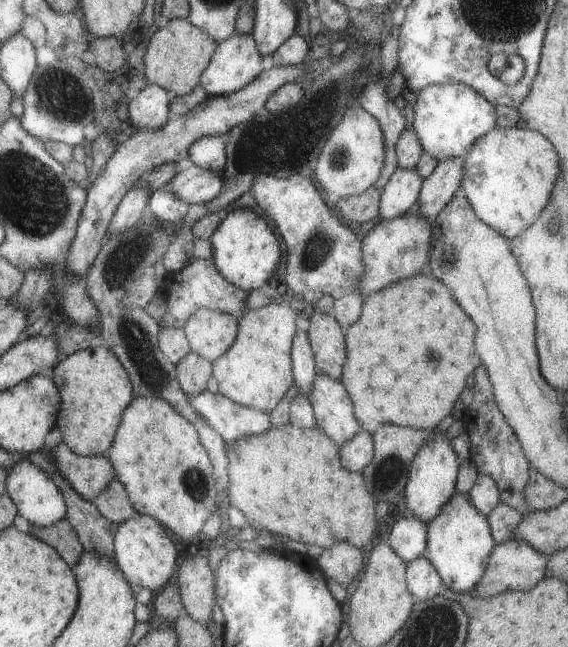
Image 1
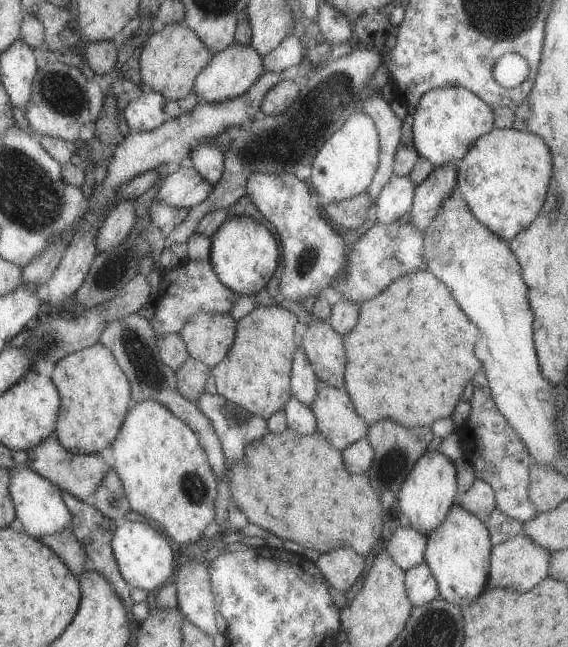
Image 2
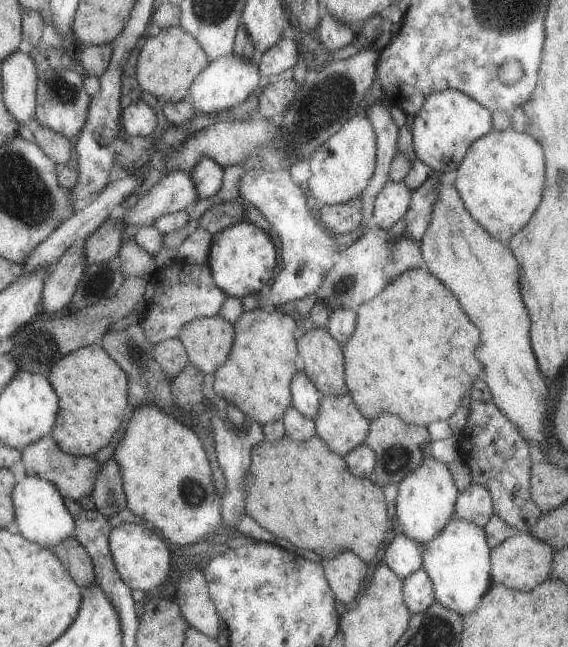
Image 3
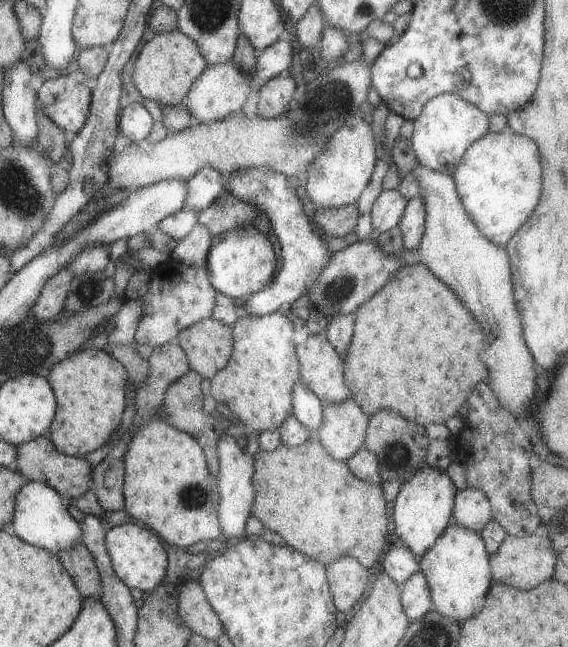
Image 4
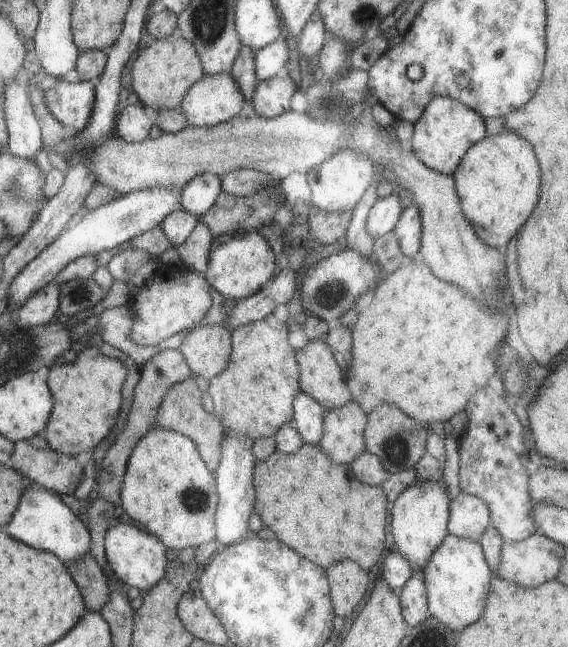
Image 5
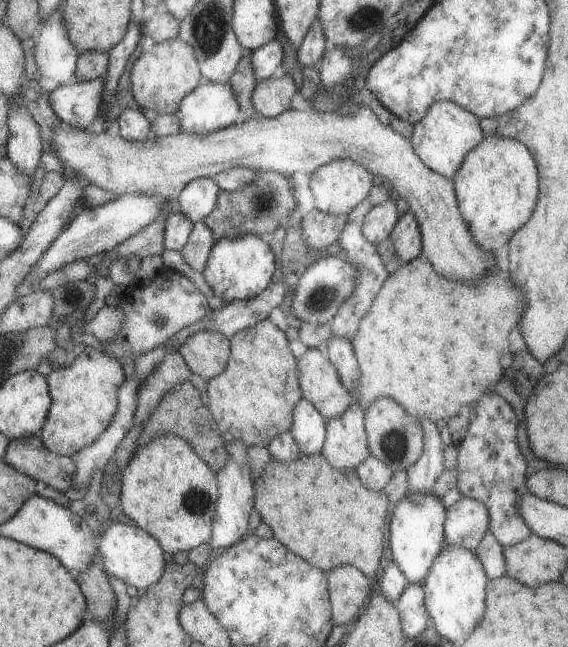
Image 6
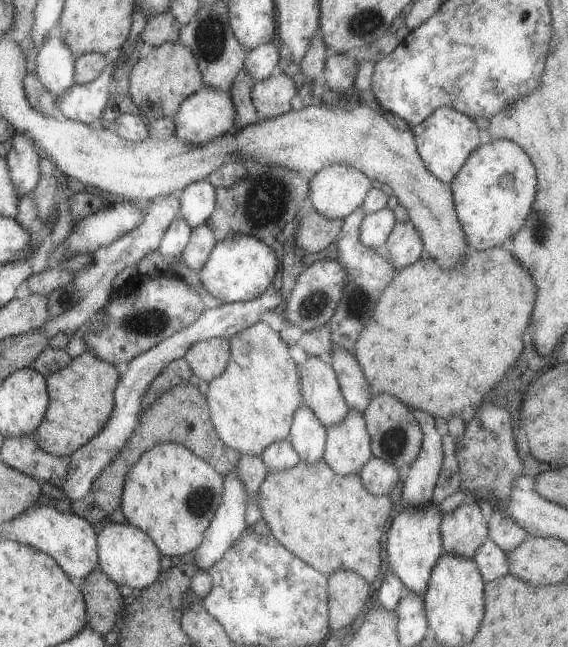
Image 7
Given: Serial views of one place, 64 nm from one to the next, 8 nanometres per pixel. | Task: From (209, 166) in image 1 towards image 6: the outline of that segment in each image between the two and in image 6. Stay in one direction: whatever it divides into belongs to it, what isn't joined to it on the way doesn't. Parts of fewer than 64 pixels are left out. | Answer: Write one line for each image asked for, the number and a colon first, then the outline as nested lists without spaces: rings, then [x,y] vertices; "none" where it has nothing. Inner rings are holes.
2: [[[201,144],[195,150],[191,150],[191,154],[187,156],[191,160],[191,168],[201,176],[201,180],[213,190],[217,186],[217,182],[223,176],[223,164],[225,164],[225,154],[221,150],[217,150],[215,146],[209,144]]]
3: [[[205,158],[203,162],[199,162],[193,168],[191,180],[193,180],[195,192],[197,192],[195,194],[195,202],[211,200],[219,192],[221,184],[223,184],[223,168],[217,162]]]
4: [[[205,166],[203,170],[197,170],[187,182],[187,196],[185,196],[185,208],[193,212],[203,212],[207,206],[215,202],[215,198],[223,192],[223,176]]]
5: [[[199,174],[199,178],[193,178],[191,182],[187,182],[187,186],[183,186],[179,196],[179,208],[187,214],[201,218],[203,214],[207,214],[207,210],[211,210],[221,192],[223,188],[219,184],[219,176]]]
6: [[[207,178],[193,180],[175,198],[177,212],[181,216],[185,216],[185,220],[189,220],[189,224],[195,226],[197,222],[203,222],[203,218],[215,208],[217,192],[219,192],[219,188],[211,180],[207,180]]]

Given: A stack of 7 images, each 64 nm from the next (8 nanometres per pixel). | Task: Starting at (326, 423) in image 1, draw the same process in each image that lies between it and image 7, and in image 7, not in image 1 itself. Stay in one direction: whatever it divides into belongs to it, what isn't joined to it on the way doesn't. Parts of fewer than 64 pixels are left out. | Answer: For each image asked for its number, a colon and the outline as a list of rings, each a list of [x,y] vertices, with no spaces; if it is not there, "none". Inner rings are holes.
2: [[[319,386],[317,398],[311,404],[311,414],[317,422],[317,432],[339,452],[367,436],[369,426],[357,416],[355,406],[345,390]]]
3: [[[349,394],[339,396],[339,398],[329,398],[329,396],[321,396],[319,400],[319,414],[315,418],[315,436],[323,440],[323,444],[337,456],[345,456],[351,450],[355,450],[357,446],[363,444],[365,436],[369,430],[369,420],[359,412],[359,408],[355,406],[353,398]]]
4: [[[351,398],[339,404],[323,404],[319,442],[331,458],[347,462],[363,448],[367,424],[369,416]]]
5: [[[347,402],[341,410],[325,412],[323,436],[319,440],[321,452],[335,466],[349,466],[365,452],[365,422],[367,414],[357,402]]]
6: [[[351,404],[345,414],[325,424],[325,442],[321,456],[333,470],[347,472],[369,458],[363,408]]]
7: [[[349,410],[339,426],[327,430],[323,464],[335,474],[357,474],[367,460],[371,460],[371,440],[363,422],[363,414]]]

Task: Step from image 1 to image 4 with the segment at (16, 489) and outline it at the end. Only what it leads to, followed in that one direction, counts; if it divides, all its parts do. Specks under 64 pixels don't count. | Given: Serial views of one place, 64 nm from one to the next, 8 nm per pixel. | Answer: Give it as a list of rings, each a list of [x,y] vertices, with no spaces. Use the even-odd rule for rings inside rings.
[[[27,482],[19,490],[15,498],[15,512],[9,522],[9,528],[13,536],[17,536],[19,540],[35,548],[49,550],[53,554],[69,554],[71,550],[75,550],[75,546],[83,544],[83,530],[79,522],[69,514],[65,498],[61,498],[53,488],[41,482]]]

